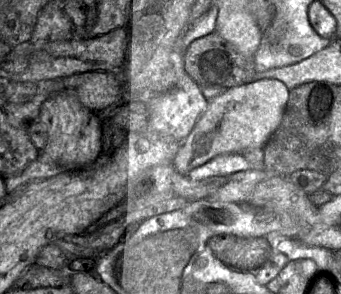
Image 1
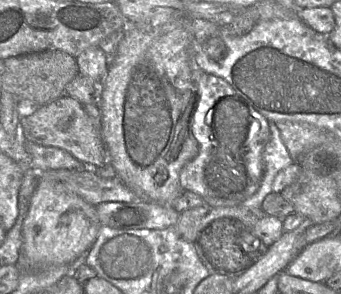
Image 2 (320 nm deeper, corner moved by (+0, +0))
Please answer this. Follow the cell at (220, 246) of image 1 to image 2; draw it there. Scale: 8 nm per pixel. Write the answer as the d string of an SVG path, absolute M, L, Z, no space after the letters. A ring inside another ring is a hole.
M231 218L216 219L200 233L197 245L211 265L220 274L235 277L251 267L256 261L240 245L243 224Z

